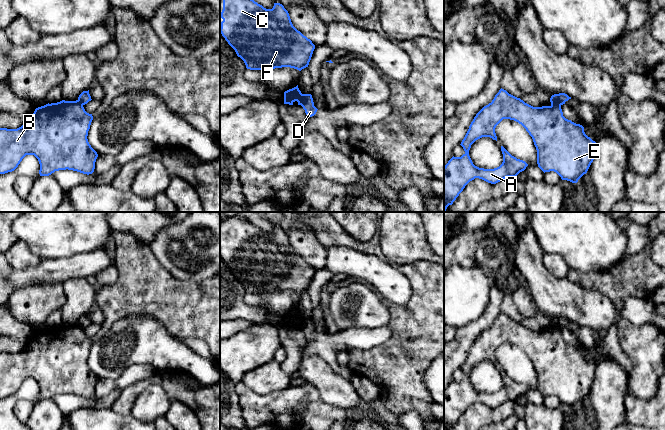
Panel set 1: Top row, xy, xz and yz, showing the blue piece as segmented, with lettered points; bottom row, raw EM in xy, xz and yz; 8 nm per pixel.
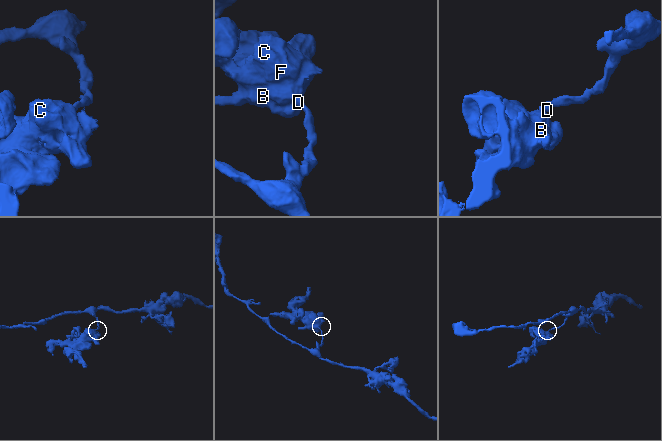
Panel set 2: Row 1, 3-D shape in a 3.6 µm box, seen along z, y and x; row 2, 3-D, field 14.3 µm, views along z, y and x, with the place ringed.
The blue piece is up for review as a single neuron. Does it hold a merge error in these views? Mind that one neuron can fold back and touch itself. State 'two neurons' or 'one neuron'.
two neurons

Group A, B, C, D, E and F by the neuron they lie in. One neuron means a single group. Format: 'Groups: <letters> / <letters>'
Groups: A B C E F / D

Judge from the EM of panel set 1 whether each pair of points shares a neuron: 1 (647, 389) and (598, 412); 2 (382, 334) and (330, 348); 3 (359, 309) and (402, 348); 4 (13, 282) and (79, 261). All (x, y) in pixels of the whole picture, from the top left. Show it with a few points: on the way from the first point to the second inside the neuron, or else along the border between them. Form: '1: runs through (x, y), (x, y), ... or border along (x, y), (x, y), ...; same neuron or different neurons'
1: border along (628, 378), (625, 389); different neurons
2: runs through (369, 337), (343, 340); same neuron
3: border along (385, 302), (390, 314), (388, 325); different neurons
4: runs through (29, 275), (47, 271), (58, 271), (63, 268); same neuron

